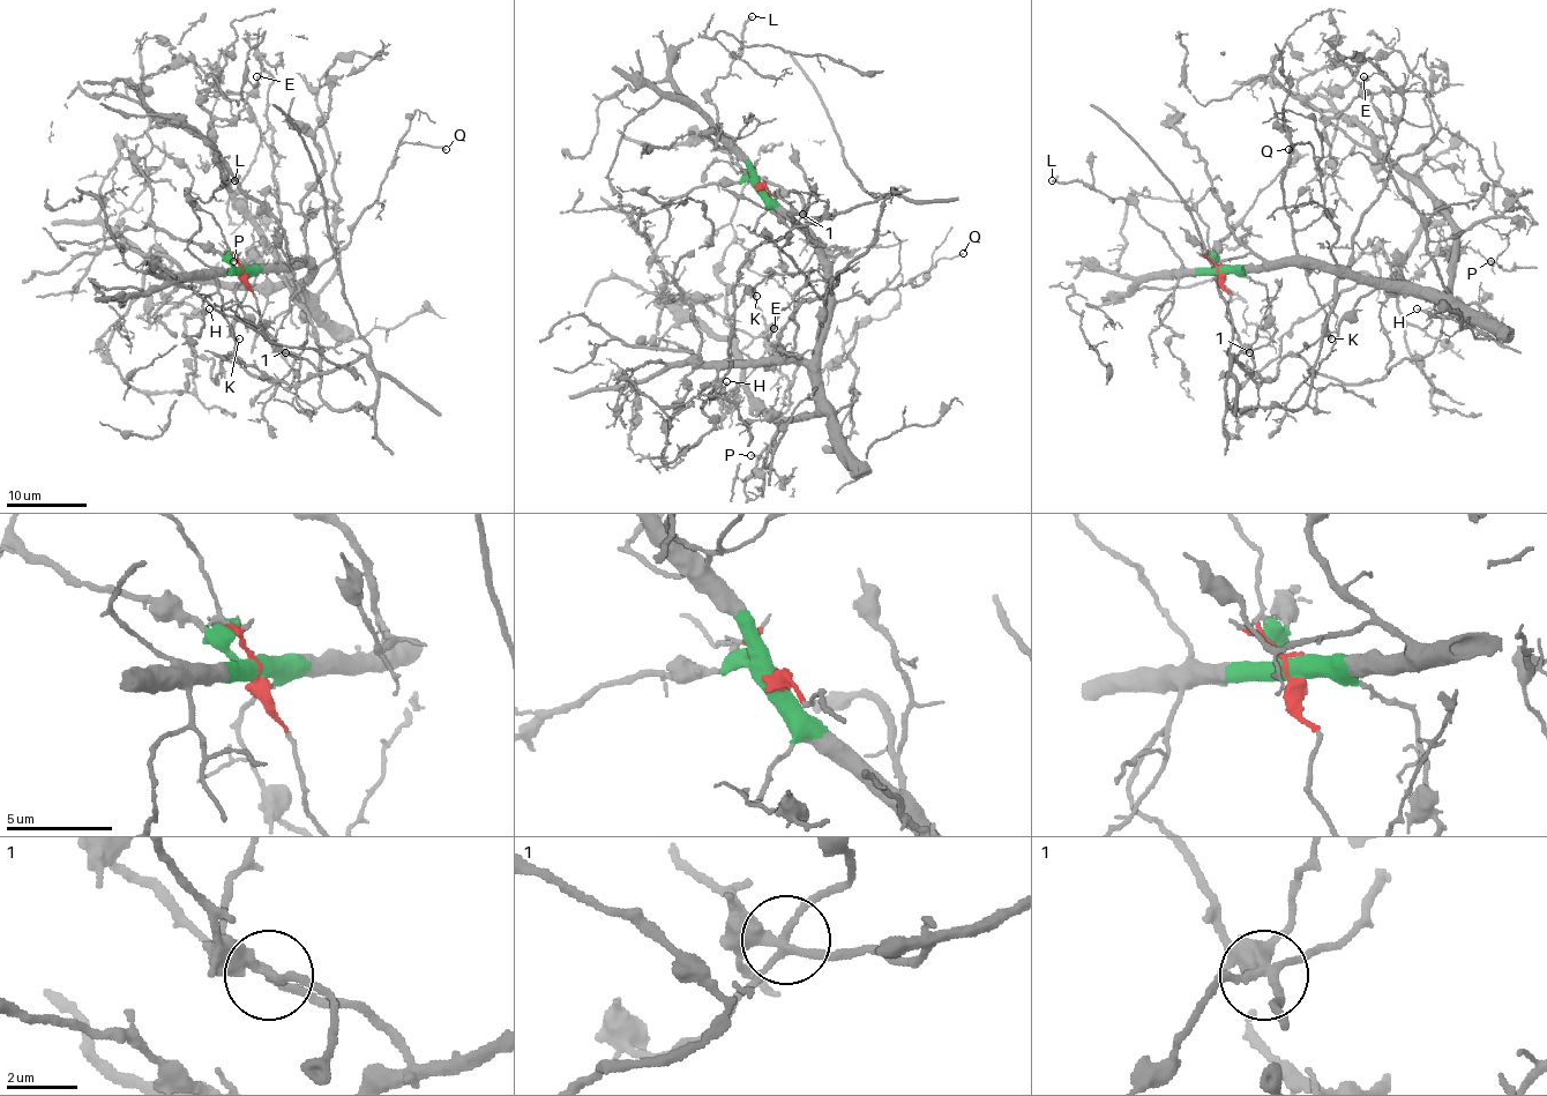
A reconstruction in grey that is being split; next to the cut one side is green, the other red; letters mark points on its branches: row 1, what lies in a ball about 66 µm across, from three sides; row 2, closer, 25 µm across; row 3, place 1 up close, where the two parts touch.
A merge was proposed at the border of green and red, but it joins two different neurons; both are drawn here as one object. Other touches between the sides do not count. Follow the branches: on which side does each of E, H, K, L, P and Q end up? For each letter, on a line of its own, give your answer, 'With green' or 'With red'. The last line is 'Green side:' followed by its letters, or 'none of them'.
E: With green
H: With red
K: With green
L: With green
P: With green
Q: With green
Green side: E, K, L, P, Q

